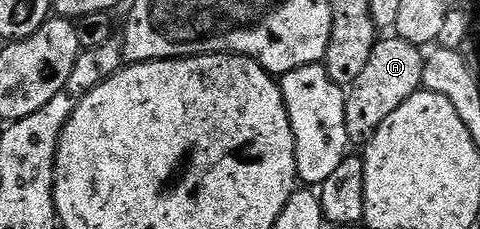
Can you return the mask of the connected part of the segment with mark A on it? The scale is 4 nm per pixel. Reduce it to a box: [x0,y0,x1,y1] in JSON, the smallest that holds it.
[345,36,425,147]

